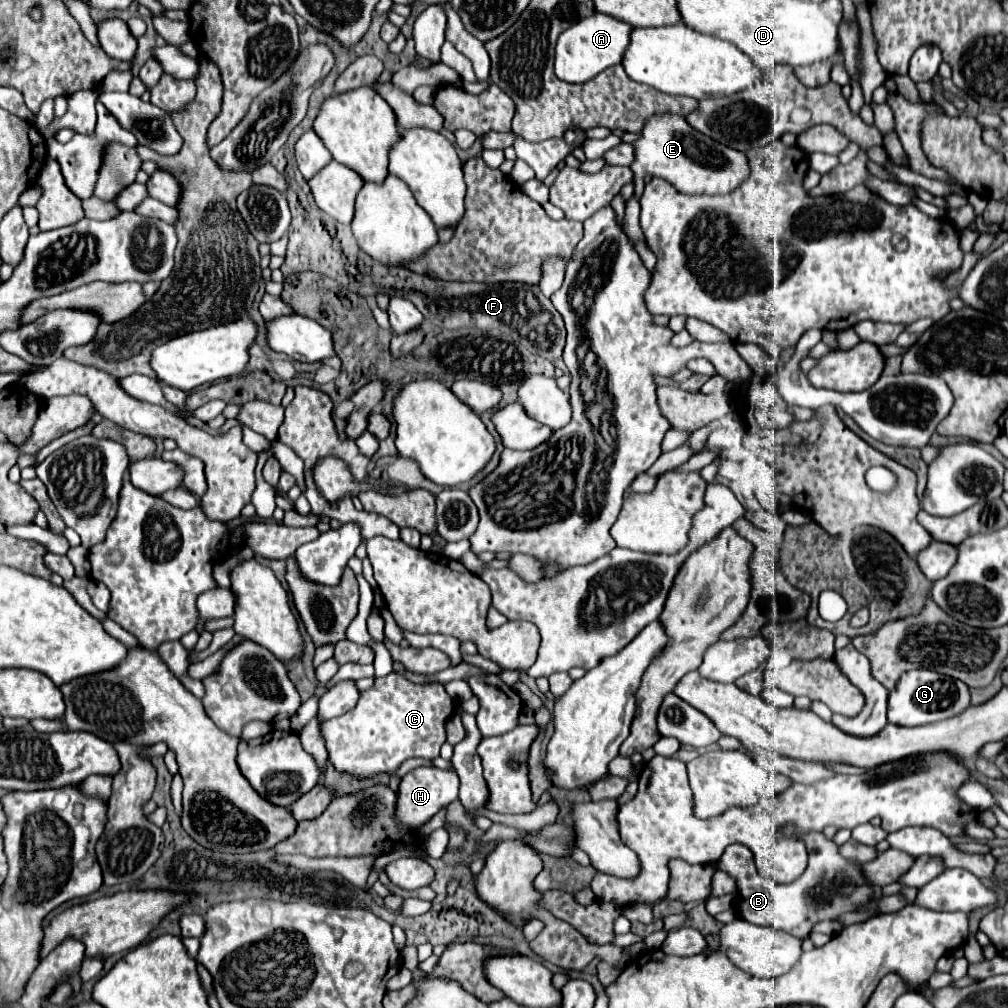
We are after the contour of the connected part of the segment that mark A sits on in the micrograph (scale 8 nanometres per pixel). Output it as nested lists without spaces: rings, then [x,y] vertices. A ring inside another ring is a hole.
[[[593,14],[575,22],[559,36],[555,52],[555,74],[563,82],[583,84],[593,76],[597,76],[599,72],[603,72],[605,68],[619,64],[625,54],[625,48],[629,46],[631,30],[633,28],[629,24],[607,14]]]

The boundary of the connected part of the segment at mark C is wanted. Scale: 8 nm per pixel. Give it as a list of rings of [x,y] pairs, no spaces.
[[[391,672],[383,678],[375,678],[375,684],[359,694],[357,706],[353,710],[349,710],[345,716],[337,716],[333,720],[323,722],[319,728],[325,740],[325,748],[329,752],[329,760],[335,770],[357,778],[371,778],[377,774],[393,774],[409,758],[437,758],[439,748],[445,742],[445,722],[453,712],[455,706],[451,696],[439,694],[439,686],[413,684],[397,672]]]

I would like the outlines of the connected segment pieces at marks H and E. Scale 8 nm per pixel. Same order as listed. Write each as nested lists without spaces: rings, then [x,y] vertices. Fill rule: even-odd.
[[[415,768],[399,784],[397,822],[405,824],[405,828],[417,830],[425,822],[429,822],[441,808],[445,808],[447,804],[457,800],[457,792],[459,792],[459,778],[453,770],[445,772],[445,770],[439,770],[439,768]]]
[[[677,114],[649,116],[645,128],[641,128],[641,136],[633,142],[633,154],[635,160],[631,162],[631,170],[639,180],[645,174],[659,176],[685,194],[725,194],[735,190],[749,174],[745,154],[697,132]]]

